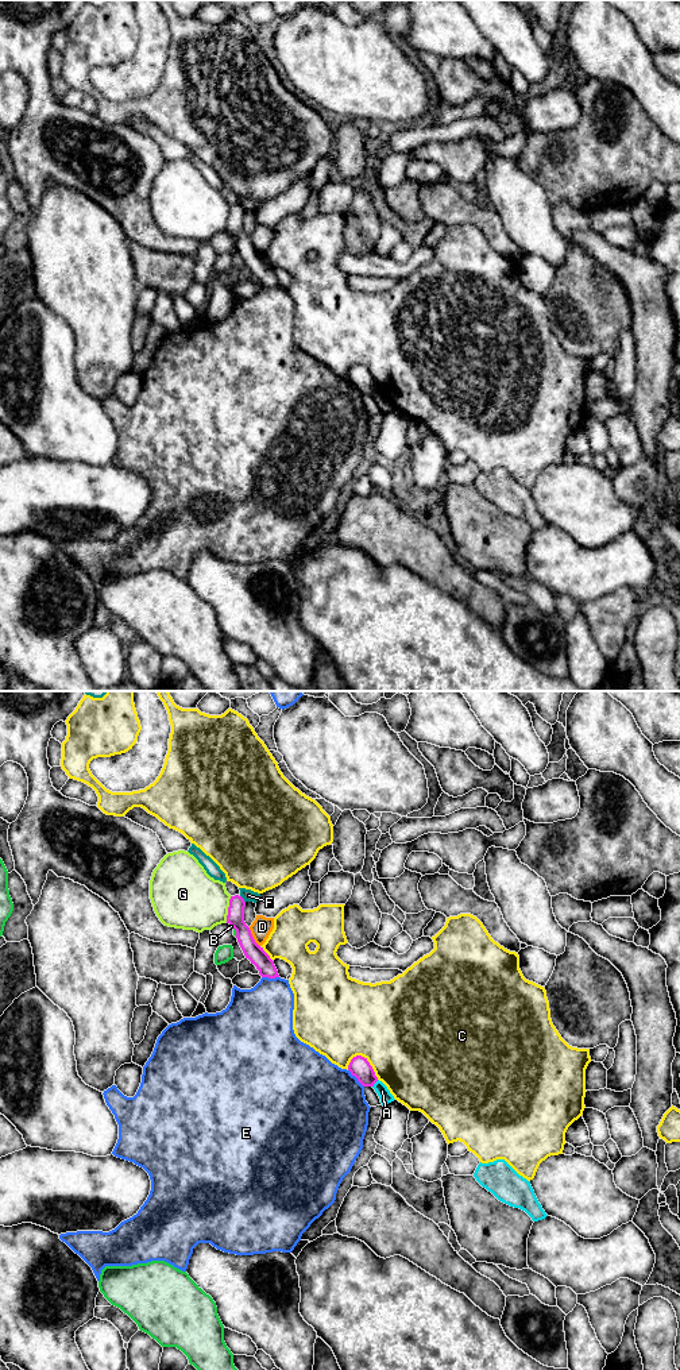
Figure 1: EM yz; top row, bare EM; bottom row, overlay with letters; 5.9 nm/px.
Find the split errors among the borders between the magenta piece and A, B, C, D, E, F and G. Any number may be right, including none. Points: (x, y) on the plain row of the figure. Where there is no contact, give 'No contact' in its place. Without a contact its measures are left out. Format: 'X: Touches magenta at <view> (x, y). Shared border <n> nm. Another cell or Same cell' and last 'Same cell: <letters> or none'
A: Touches magenta at yz (374, 392). Shared border 60 nm. Another cell
B: Touches magenta at yz (235, 238). Shared border 80 nm. Another cell
C: Touches magenta at yz (367, 370). Shared border 200 nm. Another cell
D: Touches magenta at yz (252, 246). Shared border 140 nm. Another cell
E: Touches magenta at yz (356, 386). Shared border 140 nm. Another cell
F: Touches magenta at yz (243, 208). Shared border 50 nm. Another cell
G: Touches magenta at yz (228, 217). Shared border 160 nm. Another cell
Same cell: none

